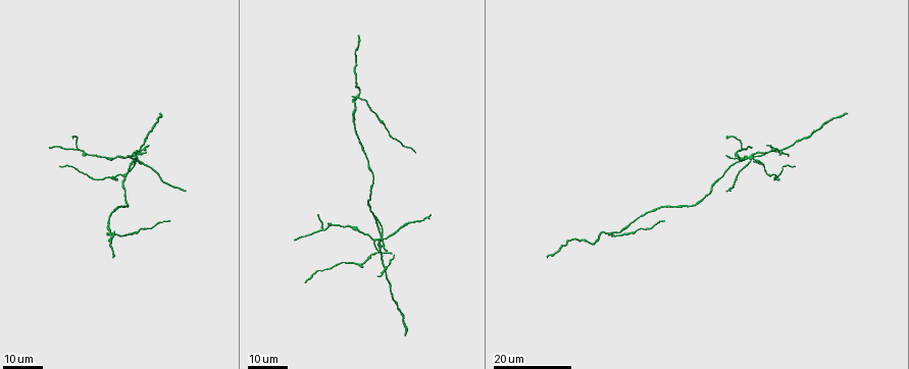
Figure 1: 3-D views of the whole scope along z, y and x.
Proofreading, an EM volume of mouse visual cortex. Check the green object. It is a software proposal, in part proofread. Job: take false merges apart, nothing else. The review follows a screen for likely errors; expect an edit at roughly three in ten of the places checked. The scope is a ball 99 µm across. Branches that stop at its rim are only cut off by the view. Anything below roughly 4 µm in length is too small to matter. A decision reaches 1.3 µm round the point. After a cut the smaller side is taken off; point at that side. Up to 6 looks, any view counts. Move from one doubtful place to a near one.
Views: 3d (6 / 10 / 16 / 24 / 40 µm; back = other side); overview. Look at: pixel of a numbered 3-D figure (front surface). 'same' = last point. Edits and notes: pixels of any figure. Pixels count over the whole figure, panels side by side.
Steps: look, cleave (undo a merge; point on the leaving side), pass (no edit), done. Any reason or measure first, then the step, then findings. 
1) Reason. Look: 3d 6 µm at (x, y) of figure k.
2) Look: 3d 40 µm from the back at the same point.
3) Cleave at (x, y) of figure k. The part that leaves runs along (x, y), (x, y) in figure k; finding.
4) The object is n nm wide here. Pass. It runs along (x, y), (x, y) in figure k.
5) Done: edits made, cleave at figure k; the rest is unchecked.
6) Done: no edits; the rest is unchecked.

Four or more arms meet. Look: 3d 24 µm at (386, 268) of figure 1.

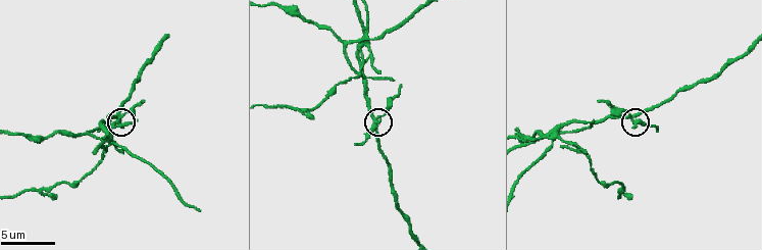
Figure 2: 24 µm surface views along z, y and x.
Look: 3d 10 µm at (633, 114) of figure 2.

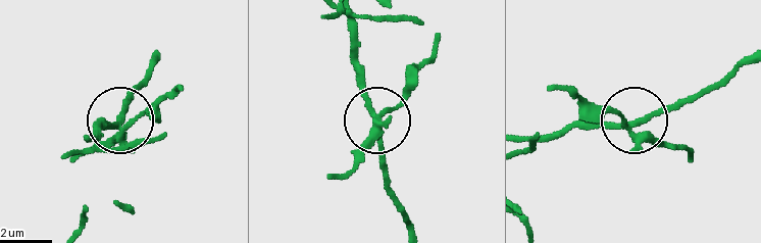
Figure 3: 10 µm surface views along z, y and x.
From behind. Look: 3d 10 µm from the back at (121, 121) of figure 3.

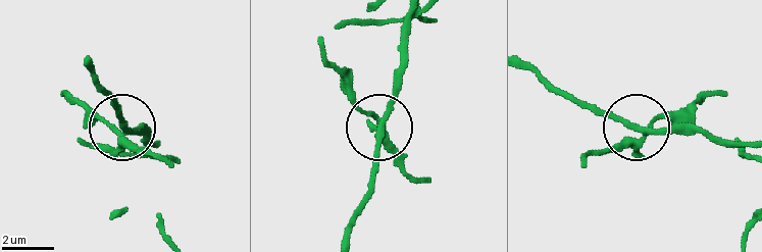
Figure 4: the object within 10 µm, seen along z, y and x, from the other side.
Cleave at (94, 111) of figure 4. The part that leaves runs along (119, 133), (64, 93) in figure 4; two neurons meet here.

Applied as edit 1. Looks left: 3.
Looks like a crossing. Look: 3d 16 µm at (557, 135) of figure 2.

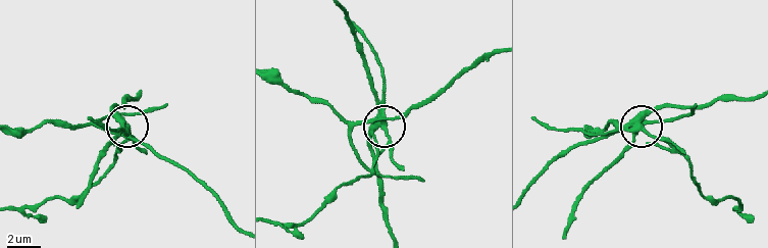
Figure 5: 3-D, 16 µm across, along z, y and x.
5 arms meet here. Cleave at (145, 144) of figure 5. The part that leaves runs along (385, 118), (389, 142), (370, 172), (302, 221), (273, 225) in figure 5; two neurons meet here.

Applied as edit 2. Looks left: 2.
Looks like a crossing. Look: 3d 16 µm at (359, 96) of figure 1.

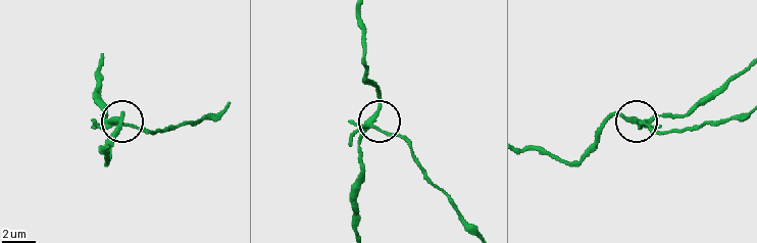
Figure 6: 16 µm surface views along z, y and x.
Look: 3d 6 µm at (372, 123) of figure 6.

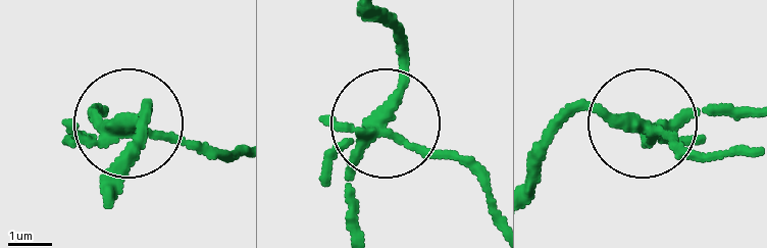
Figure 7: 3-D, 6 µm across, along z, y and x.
Cleave at (176, 137) of figure 7. The part that leaves runs along (117, 140), (238, 150) in figure 7; two neurons meet here.

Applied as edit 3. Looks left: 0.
Done: edits made, cleave at figure 4, cleave at figure 5, cleave at figure 7; the rest is unchecked.

